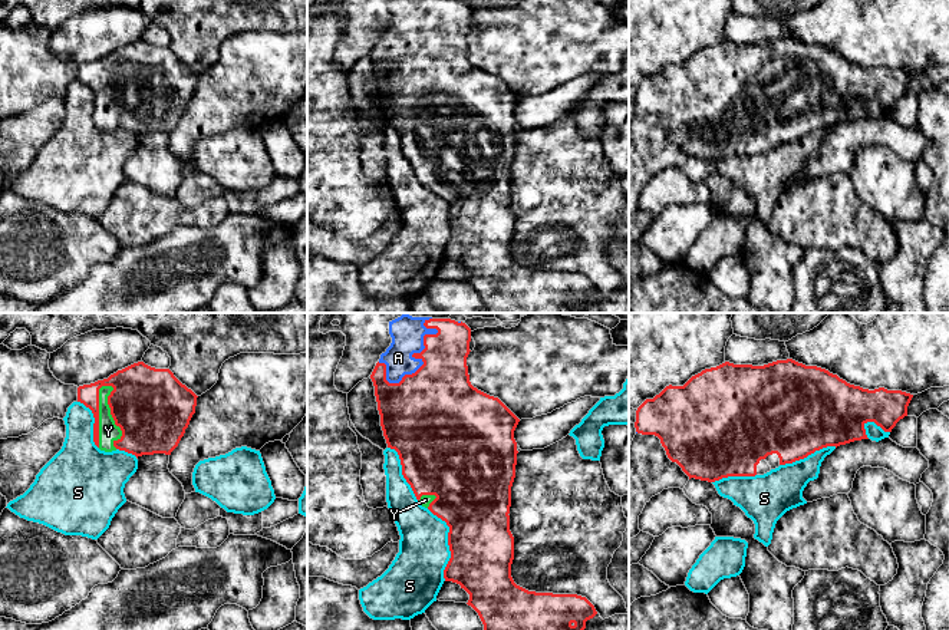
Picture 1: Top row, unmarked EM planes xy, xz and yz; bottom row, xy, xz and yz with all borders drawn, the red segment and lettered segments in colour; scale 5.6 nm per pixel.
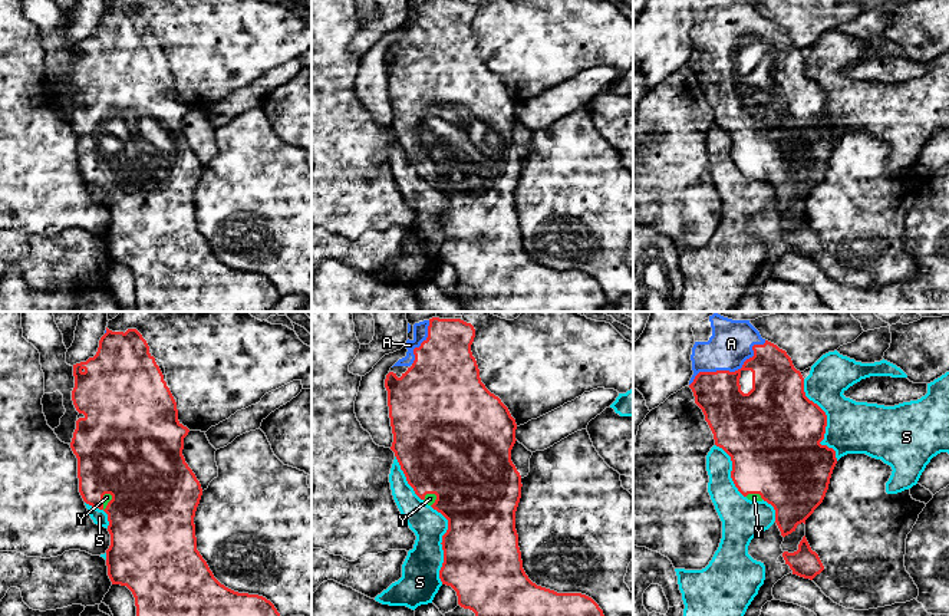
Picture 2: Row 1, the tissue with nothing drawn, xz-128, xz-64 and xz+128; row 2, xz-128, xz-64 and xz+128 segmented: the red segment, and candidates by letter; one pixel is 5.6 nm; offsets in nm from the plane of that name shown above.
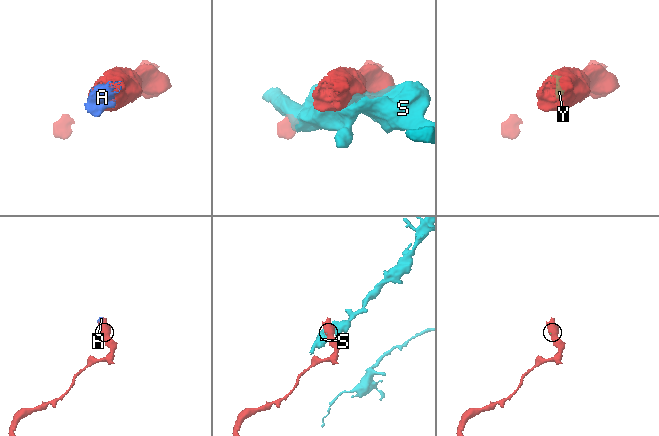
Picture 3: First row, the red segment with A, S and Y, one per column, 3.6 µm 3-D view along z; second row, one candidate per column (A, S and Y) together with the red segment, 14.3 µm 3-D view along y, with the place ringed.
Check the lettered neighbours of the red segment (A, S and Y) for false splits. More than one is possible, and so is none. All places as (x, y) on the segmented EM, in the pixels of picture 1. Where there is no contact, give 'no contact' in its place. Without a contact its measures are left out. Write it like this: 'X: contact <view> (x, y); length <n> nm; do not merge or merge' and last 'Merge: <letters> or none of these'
A: contact xz (421, 352); length 440 nm; merge
S: contact xz (448, 543); length 420 nm; do not merge
Y: contact xy (111, 414); length 360 nm; merge
Merge: A, Y

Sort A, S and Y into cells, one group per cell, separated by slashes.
A Y / S

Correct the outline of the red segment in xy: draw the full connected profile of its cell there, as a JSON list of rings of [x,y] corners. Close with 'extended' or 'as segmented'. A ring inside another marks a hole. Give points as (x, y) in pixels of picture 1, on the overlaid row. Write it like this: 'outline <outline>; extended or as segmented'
outline [[[134,363],[108,379],[78,387],[78,402],[93,413],[93,442],[105,452],[125,451],[138,456],[171,452],[178,446],[195,413],[197,395],[169,369]]]; extended

